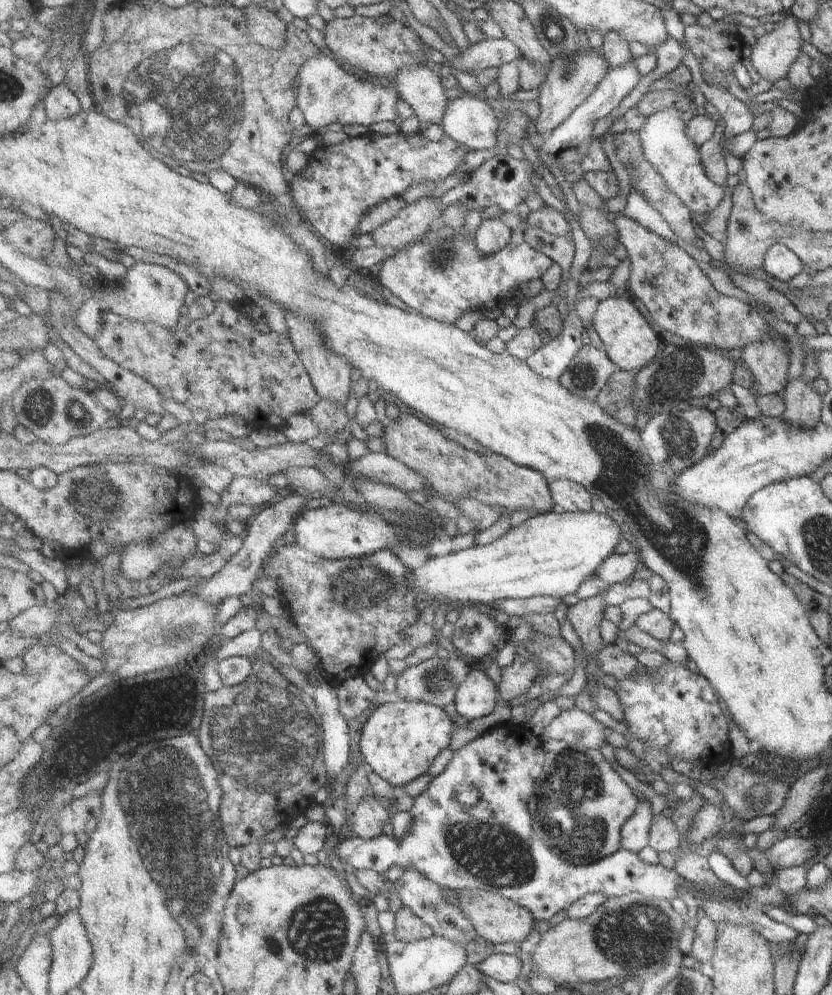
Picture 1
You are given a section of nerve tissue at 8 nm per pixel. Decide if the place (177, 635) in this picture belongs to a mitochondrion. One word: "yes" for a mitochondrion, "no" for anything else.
yes

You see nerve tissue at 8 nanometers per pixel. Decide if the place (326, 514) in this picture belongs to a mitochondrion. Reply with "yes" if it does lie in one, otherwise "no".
no

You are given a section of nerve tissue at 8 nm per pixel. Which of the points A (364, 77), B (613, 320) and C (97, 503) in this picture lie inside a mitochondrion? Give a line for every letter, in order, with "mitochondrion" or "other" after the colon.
A: other
B: other
C: mitochondrion

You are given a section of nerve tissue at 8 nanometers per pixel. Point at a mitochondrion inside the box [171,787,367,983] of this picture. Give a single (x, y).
(317, 929)

